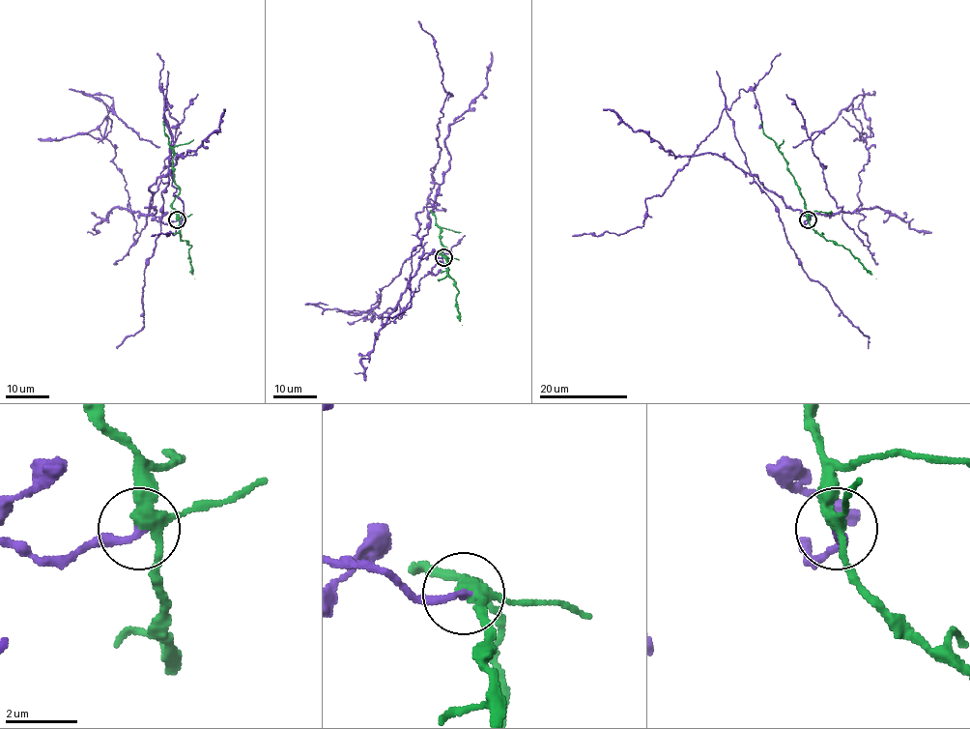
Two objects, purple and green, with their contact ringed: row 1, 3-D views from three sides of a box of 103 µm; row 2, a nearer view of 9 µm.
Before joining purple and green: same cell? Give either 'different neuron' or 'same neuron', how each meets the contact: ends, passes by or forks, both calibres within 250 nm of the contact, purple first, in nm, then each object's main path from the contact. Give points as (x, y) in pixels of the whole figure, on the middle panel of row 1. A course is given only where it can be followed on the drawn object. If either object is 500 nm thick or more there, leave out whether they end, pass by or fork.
different neuron | purple ends | green forks | 220/300 nm | purple via (443, 257), (421, 258), (415, 215), (438, 193), (430, 170), (450, 96), (435, 40), (418, 21) | green via (443, 257), (439, 254), (446, 248), (442, 243), (436, 217), (430, 210)

